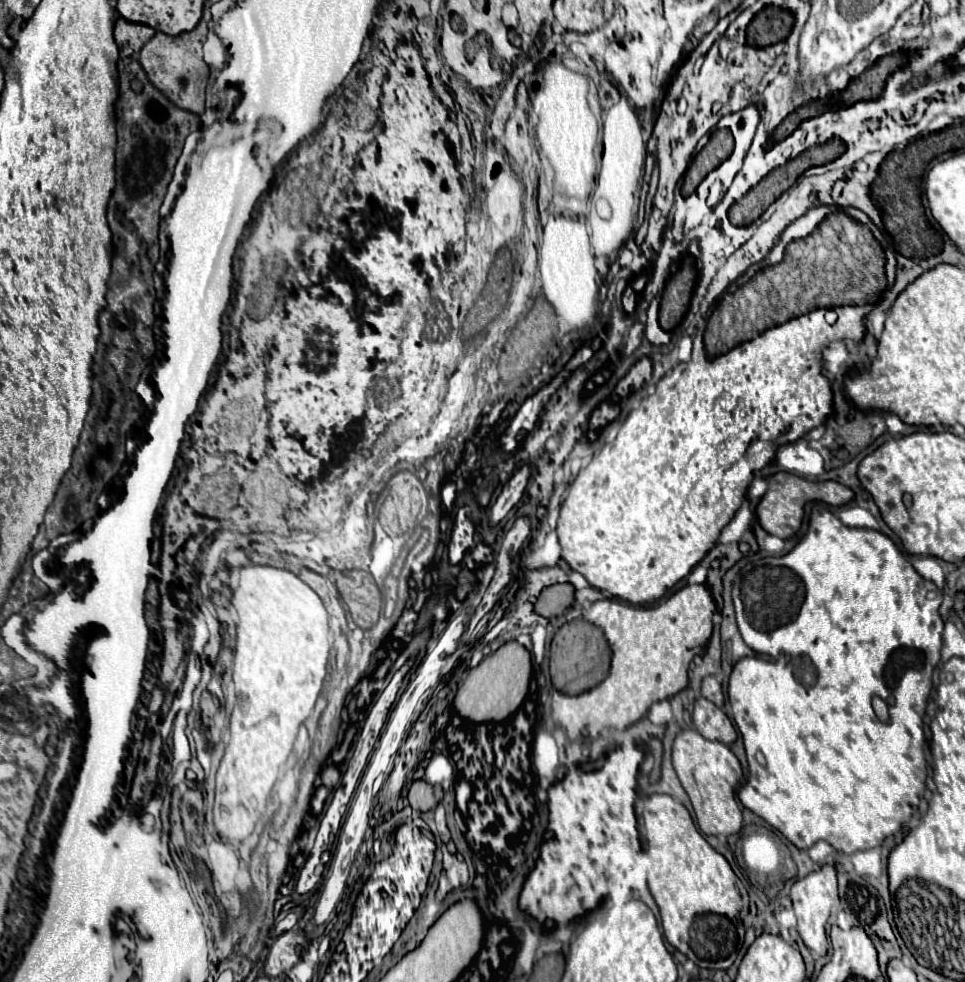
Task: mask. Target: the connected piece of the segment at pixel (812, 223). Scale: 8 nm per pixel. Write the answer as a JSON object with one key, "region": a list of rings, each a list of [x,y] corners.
{"region":[[[820,205],[820,207],[812,207],[804,217],[796,219],[780,237],[780,243],[782,245],[788,245],[796,239],[804,239],[808,235],[812,235],[820,223],[824,223],[826,217],[830,217],[832,213],[842,213],[842,211],[836,211],[836,207],[826,207],[826,205]]]}

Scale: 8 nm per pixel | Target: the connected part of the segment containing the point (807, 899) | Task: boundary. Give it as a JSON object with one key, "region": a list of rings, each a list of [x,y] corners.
{"region":[[[824,865],[820,871],[814,871],[806,875],[804,879],[794,881],[790,889],[790,899],[794,903],[794,913],[798,917],[798,933],[804,941],[804,945],[818,953],[826,955],[828,951],[828,941],[826,941],[826,921],[830,917],[832,903],[838,899],[838,885],[836,885],[836,871],[832,865]]]}

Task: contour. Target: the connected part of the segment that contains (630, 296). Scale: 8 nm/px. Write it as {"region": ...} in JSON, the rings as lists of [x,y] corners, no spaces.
{"region":[[[629,285],[622,295],[622,305],[626,313],[632,314],[638,304],[639,296]]]}

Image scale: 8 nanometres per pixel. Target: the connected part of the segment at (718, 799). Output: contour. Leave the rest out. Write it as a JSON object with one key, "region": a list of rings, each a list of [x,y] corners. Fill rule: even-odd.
{"region":[[[684,729],[674,739],[672,765],[692,801],[698,827],[704,835],[734,835],[742,830],[742,811],[734,797],[734,787],[742,779],[742,767],[728,745],[708,741],[696,729]]]}

